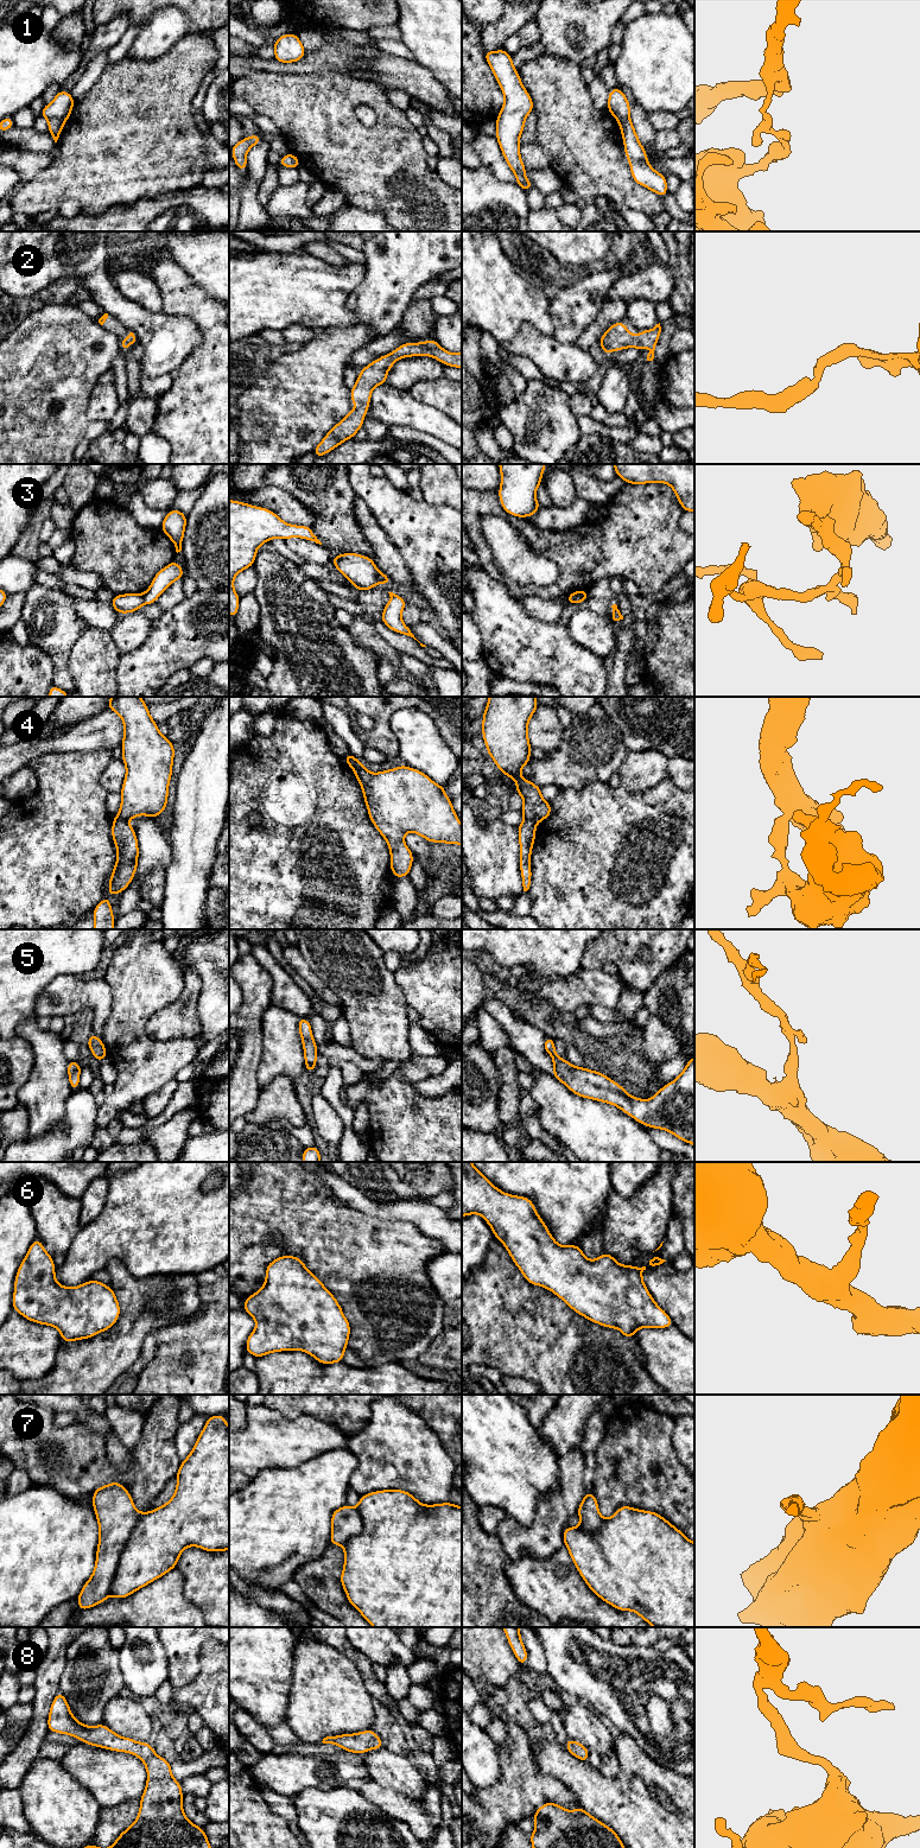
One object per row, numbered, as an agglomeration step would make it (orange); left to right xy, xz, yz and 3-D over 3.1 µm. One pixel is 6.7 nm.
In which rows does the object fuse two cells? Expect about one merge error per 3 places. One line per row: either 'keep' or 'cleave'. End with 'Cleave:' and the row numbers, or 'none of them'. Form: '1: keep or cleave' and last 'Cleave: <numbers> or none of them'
1: cleave
2: keep
3: cleave
4: cleave
5: keep
6: keep
7: cleave
8: keep
Cleave: 1, 3, 4, 7

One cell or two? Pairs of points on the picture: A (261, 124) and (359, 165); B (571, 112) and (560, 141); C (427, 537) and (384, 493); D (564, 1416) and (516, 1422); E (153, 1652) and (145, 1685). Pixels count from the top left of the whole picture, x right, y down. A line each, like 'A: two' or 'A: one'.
A: two
B: one
C: one
D: two
E: one

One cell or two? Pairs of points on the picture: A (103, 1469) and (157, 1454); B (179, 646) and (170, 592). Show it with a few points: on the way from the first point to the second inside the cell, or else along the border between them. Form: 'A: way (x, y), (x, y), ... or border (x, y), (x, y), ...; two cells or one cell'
A: way (116, 1475), (134, 1477), (144, 1467); one cell
B: border (186, 597), (163, 611); two cells

